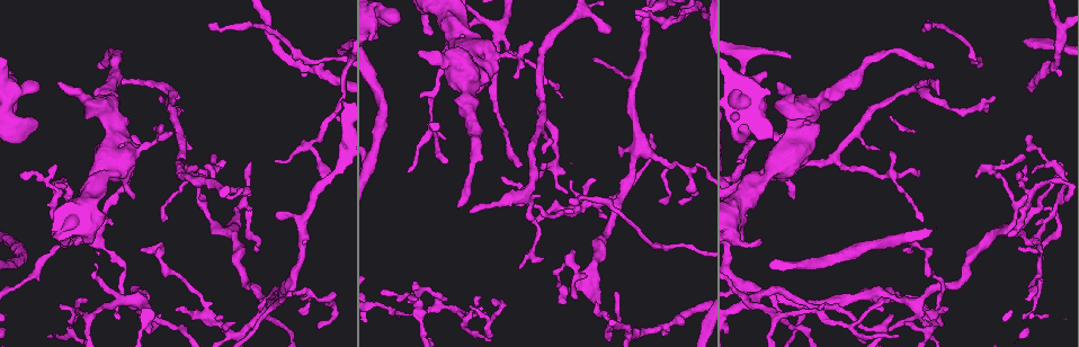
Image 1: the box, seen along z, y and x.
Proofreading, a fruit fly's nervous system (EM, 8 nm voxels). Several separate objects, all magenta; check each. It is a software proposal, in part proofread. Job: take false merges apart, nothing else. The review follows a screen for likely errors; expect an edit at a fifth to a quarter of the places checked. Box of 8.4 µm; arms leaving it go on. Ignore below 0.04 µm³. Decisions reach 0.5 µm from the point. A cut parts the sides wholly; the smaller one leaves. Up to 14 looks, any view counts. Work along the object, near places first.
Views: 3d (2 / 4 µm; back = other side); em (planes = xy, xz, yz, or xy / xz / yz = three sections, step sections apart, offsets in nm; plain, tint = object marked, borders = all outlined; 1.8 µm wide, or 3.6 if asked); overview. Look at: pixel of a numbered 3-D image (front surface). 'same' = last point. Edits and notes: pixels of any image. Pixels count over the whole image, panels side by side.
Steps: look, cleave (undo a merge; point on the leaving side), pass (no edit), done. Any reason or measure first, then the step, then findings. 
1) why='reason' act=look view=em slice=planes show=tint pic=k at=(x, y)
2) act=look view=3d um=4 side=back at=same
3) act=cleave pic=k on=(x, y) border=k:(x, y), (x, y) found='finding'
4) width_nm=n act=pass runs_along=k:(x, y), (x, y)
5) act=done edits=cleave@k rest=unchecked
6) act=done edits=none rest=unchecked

why='sharp bend' act=look view=em um=3.6 slice=planes show=borders pic=1 at=(91, 246)

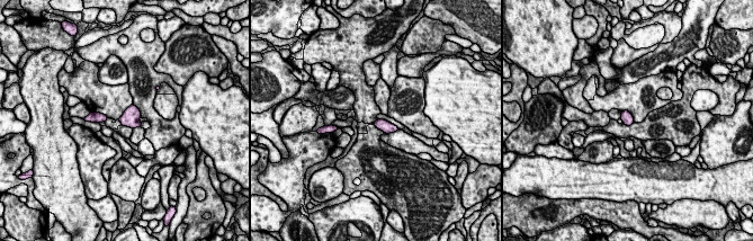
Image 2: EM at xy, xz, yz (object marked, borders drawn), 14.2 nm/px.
act=pass found='one neuron here'

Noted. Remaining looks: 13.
why='a fork' act=look view=em um=3.6 slice=planes show=tint pic=1 at=(772, 171)

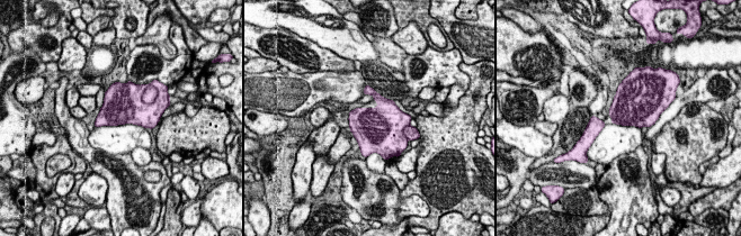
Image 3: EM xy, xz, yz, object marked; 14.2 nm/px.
act=cleave pic=3 on=(150, 93) found='a second neuron is stuck on'

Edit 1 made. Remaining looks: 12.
why='sharp bend' act=look view=em slice=planes show=plain pic=1 at=(310, 149)

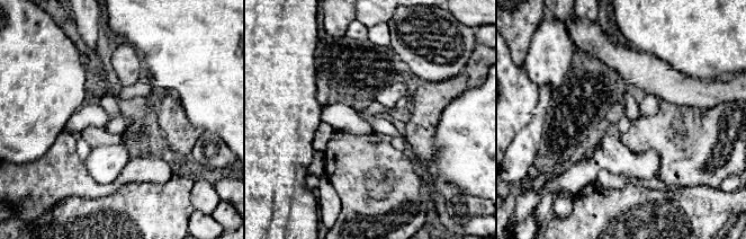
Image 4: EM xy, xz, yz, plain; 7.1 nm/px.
why='see the neighbours' act=look view=em slice=planes show=borders at=same

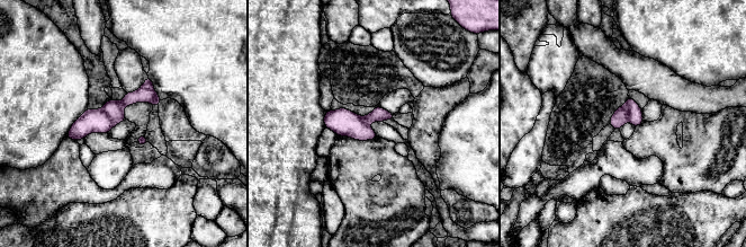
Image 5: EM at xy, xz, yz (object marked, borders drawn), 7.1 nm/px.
act=cleave pic=5 on=(92, 120) found='two neurons meet here'

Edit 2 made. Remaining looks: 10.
act=look view=overview

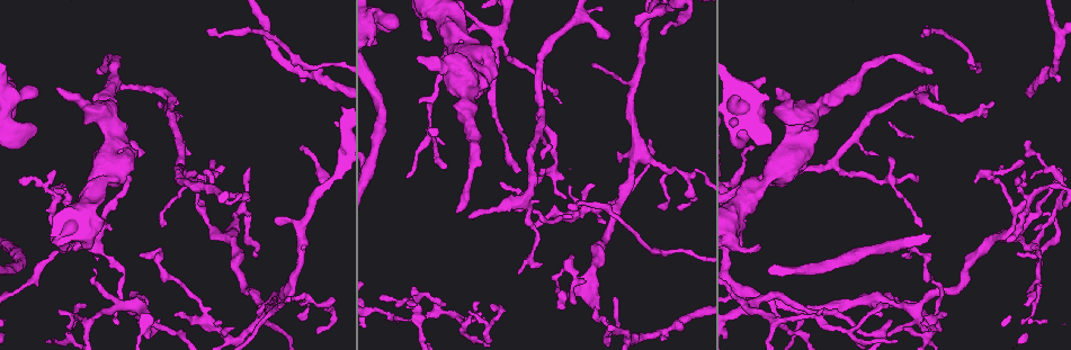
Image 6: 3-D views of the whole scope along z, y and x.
why='arms part here' act=look view=em slice=xy step=8 show=tint pic=6 at=(463, 92)

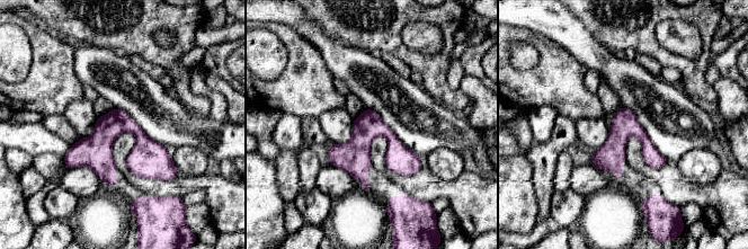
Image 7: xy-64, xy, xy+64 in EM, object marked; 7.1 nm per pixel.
act=pass runs_along=7:(67, 158), (132, 127), (171, 167) found='continuous, no second neuron'

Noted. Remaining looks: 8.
why='a fork' act=look view=em slice=yz step=16 show=tint pic=6 at=(872, 297)

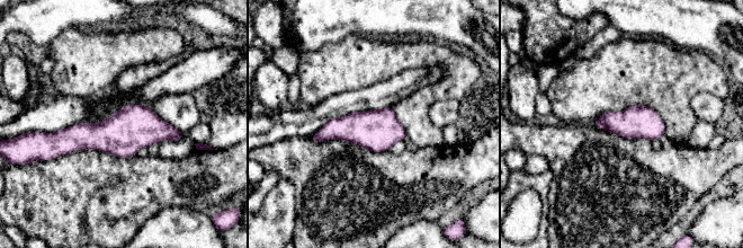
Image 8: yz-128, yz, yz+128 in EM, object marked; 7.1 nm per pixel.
why='cut it another way' act=look view=em slice=xz step=4 show=tint at=same

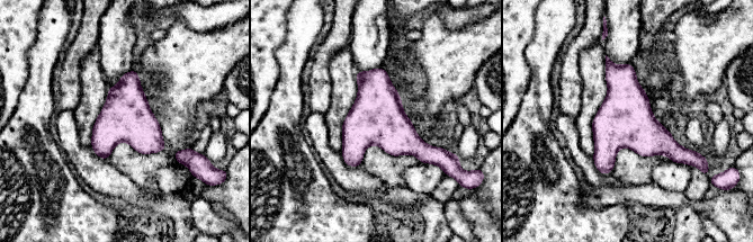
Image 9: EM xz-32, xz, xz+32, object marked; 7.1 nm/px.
act=pass found='all the same neuron'

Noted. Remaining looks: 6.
why='sharp bend' act=look view=em slice=xz step=16 show=tint pic=6 at=(495, 32)

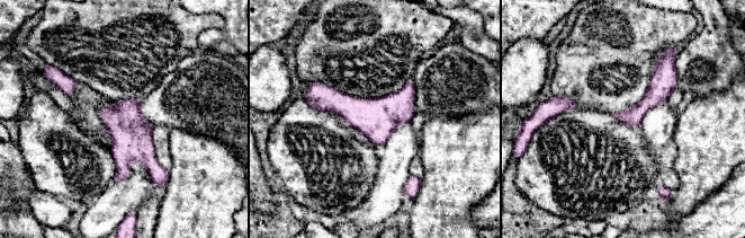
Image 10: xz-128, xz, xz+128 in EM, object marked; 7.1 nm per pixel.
act=pass runs_along=10:(669, 69), (634, 115), (618, 115) found='continuous, no second neuron'

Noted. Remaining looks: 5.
act=done edits=cleave@3,cleave@5 rest=unchecked

